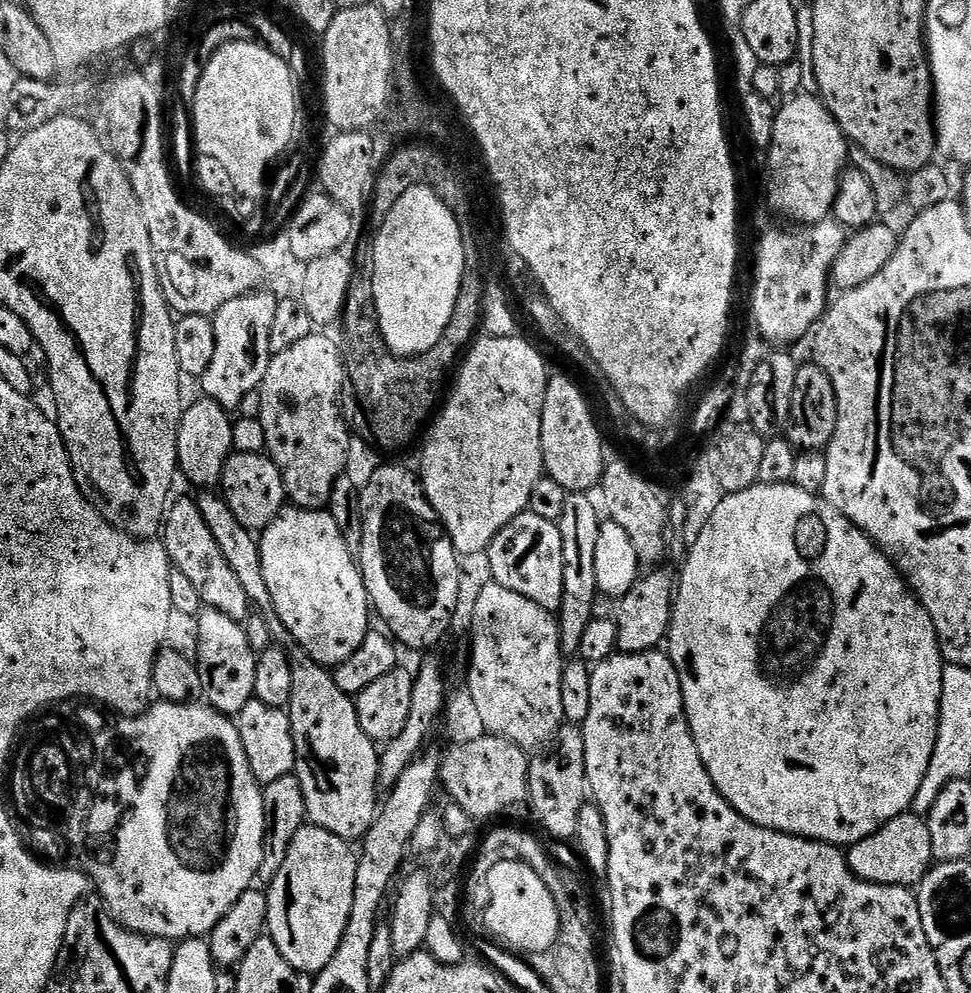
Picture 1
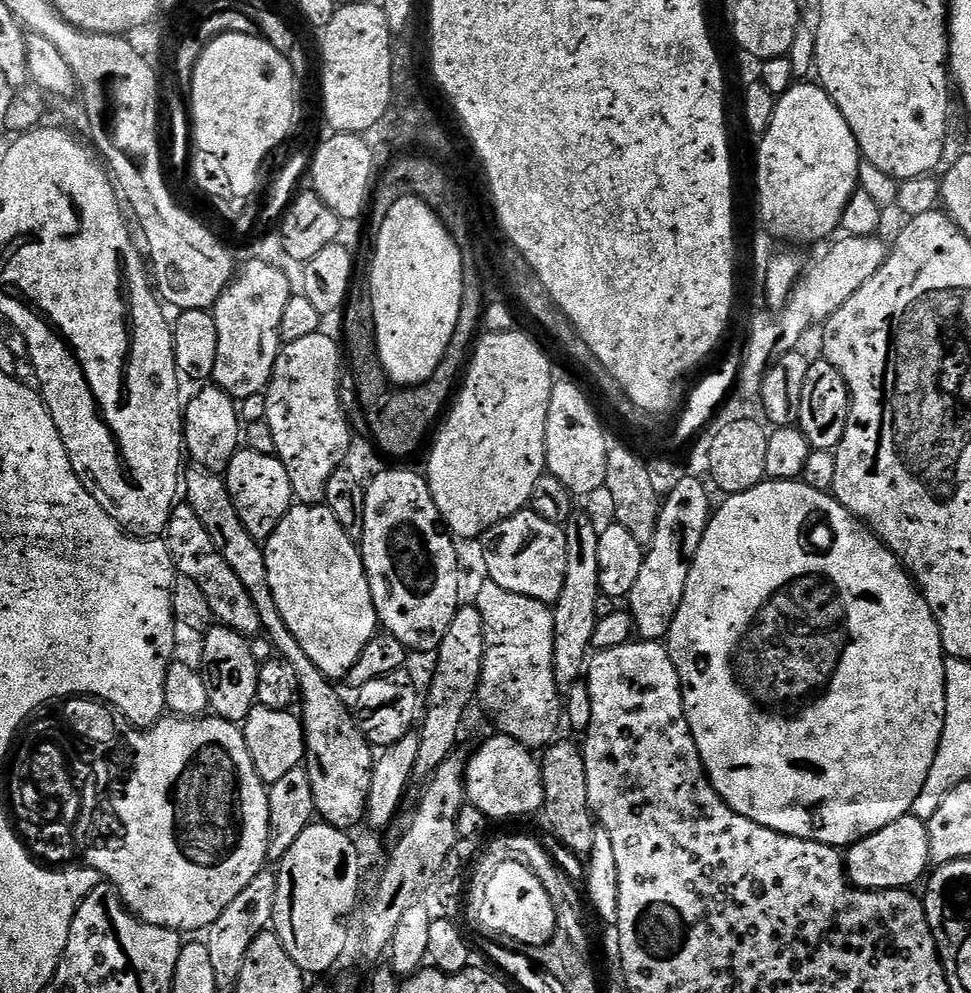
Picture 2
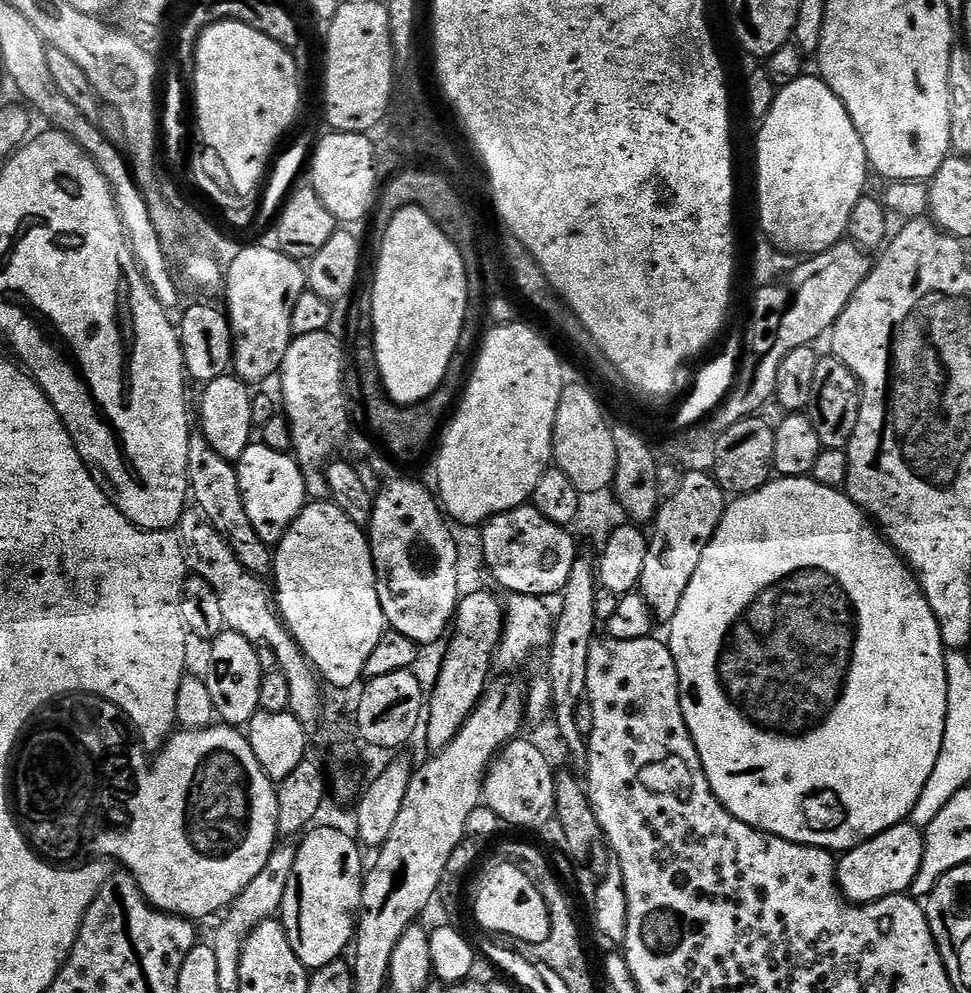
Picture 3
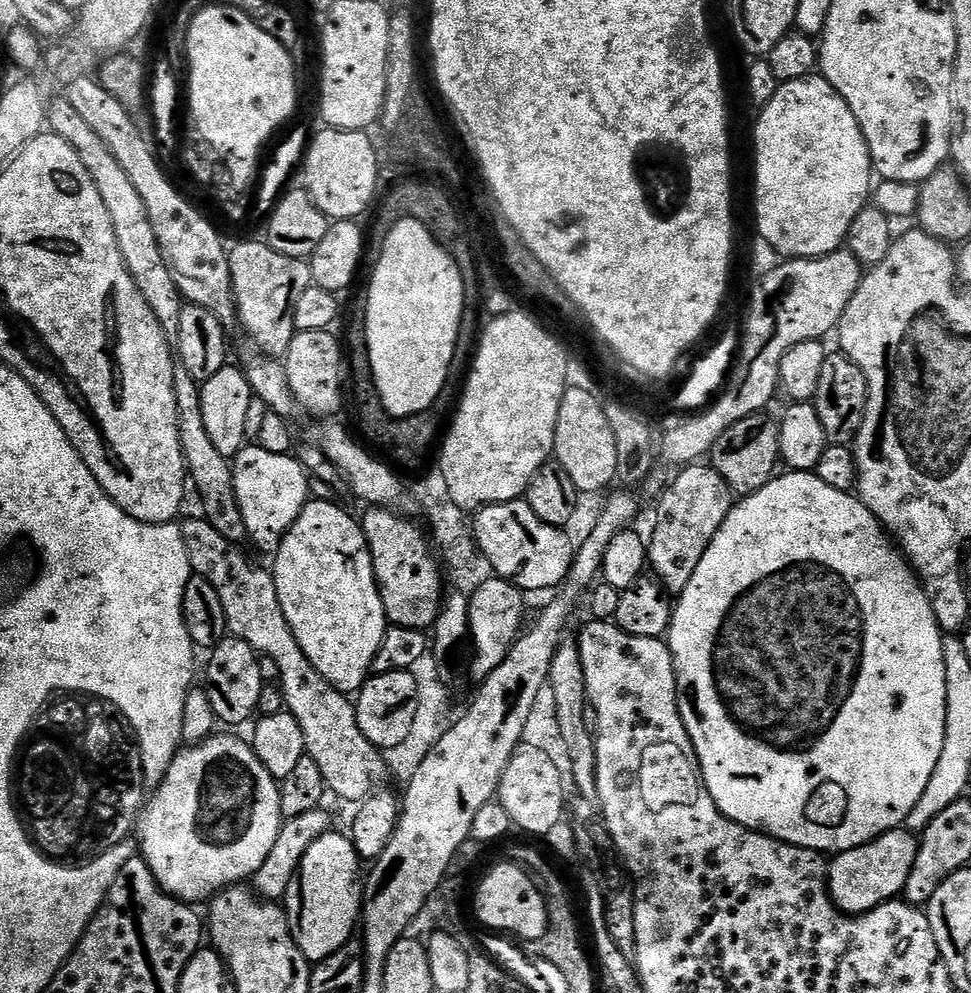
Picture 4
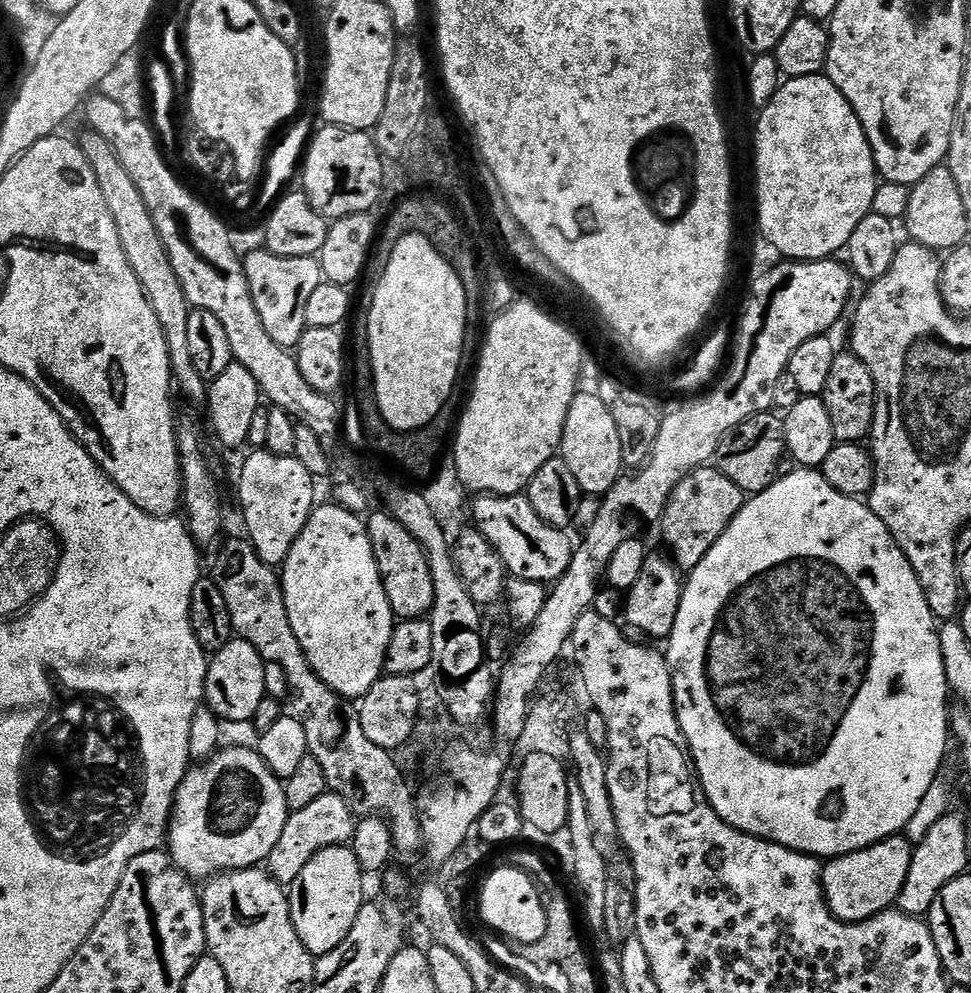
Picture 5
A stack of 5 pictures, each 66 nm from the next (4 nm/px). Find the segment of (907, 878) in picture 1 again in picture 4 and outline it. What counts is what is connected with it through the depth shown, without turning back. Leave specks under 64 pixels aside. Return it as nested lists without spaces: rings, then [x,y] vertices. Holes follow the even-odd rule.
[[[901,826],[884,832],[869,844],[835,853],[828,864],[827,879],[832,903],[849,916],[861,916],[888,900],[897,899],[904,891],[906,878],[910,878],[910,870],[914,870],[914,858],[919,849],[917,837]]]

